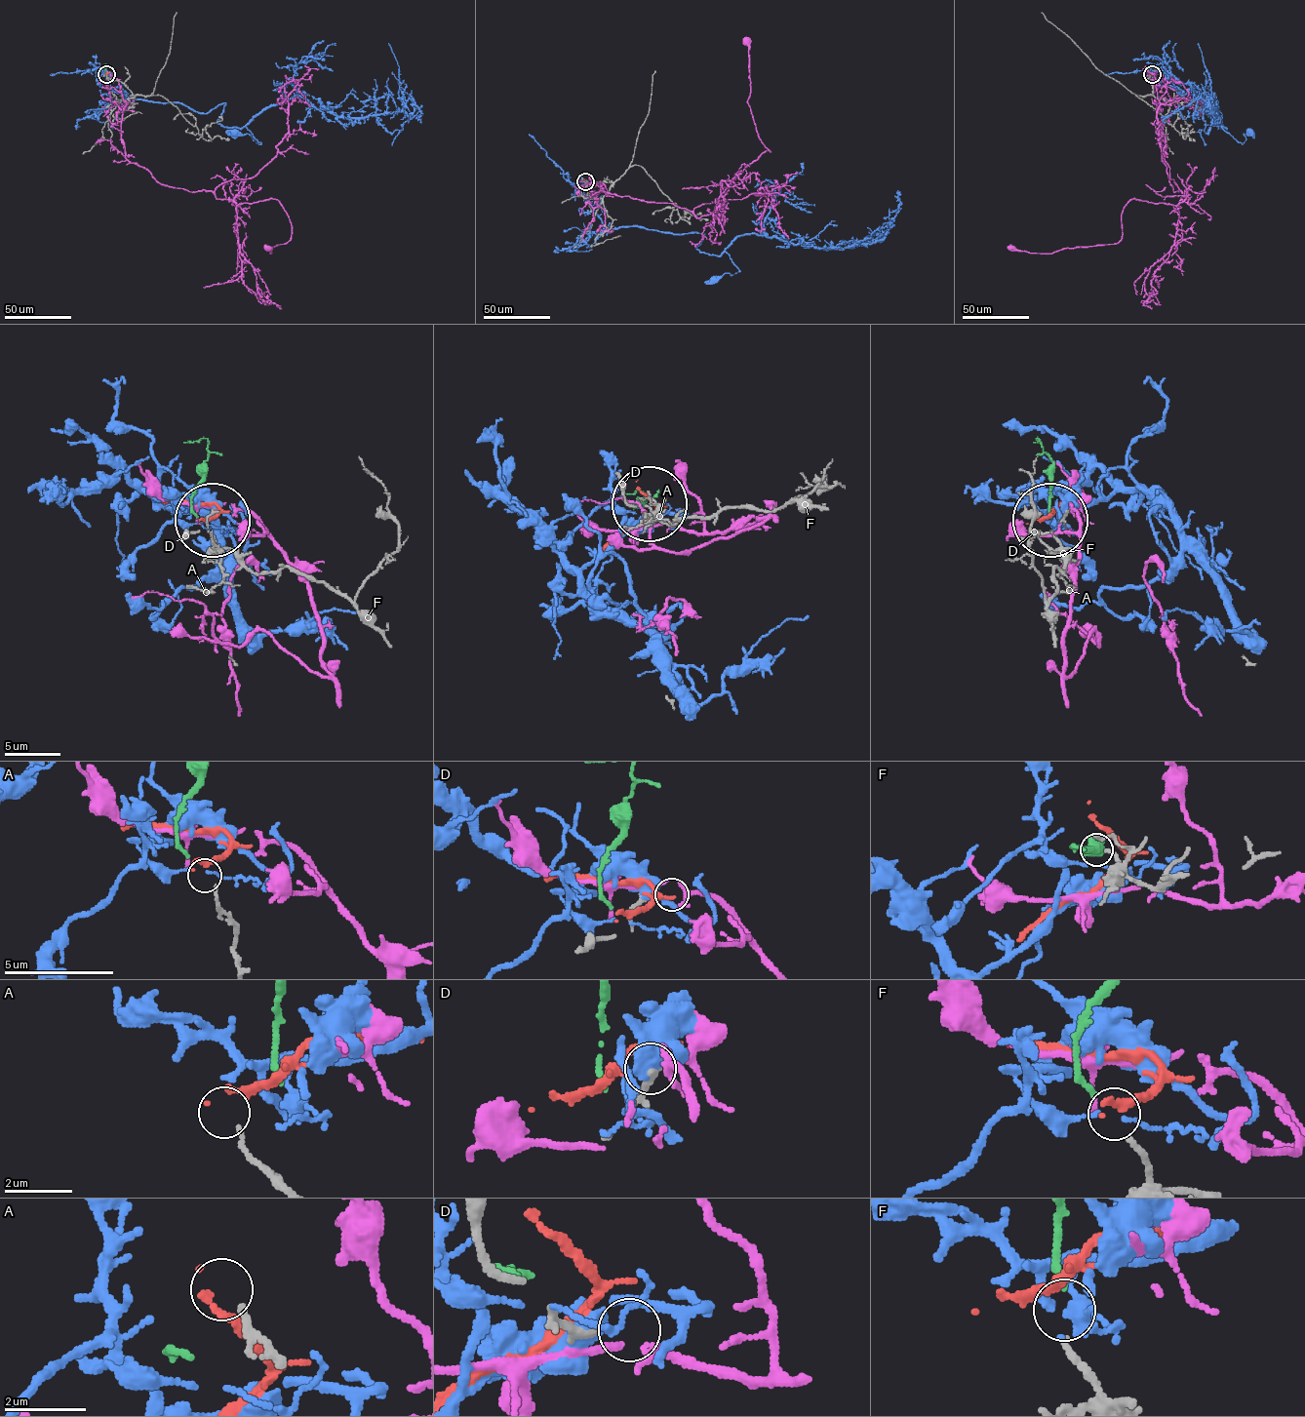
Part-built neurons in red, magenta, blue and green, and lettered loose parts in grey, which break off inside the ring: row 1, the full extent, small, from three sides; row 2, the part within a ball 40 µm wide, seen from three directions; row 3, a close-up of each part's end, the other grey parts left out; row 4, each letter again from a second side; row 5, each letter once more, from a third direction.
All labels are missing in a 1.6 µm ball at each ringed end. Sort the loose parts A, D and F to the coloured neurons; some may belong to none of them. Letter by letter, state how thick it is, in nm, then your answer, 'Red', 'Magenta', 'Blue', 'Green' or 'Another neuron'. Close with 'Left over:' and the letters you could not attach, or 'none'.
A: Thickness 120 nm. Red
D: Thickness 240 nm. Magenta
F: Thickness 140 nm. Green
Left over: none

